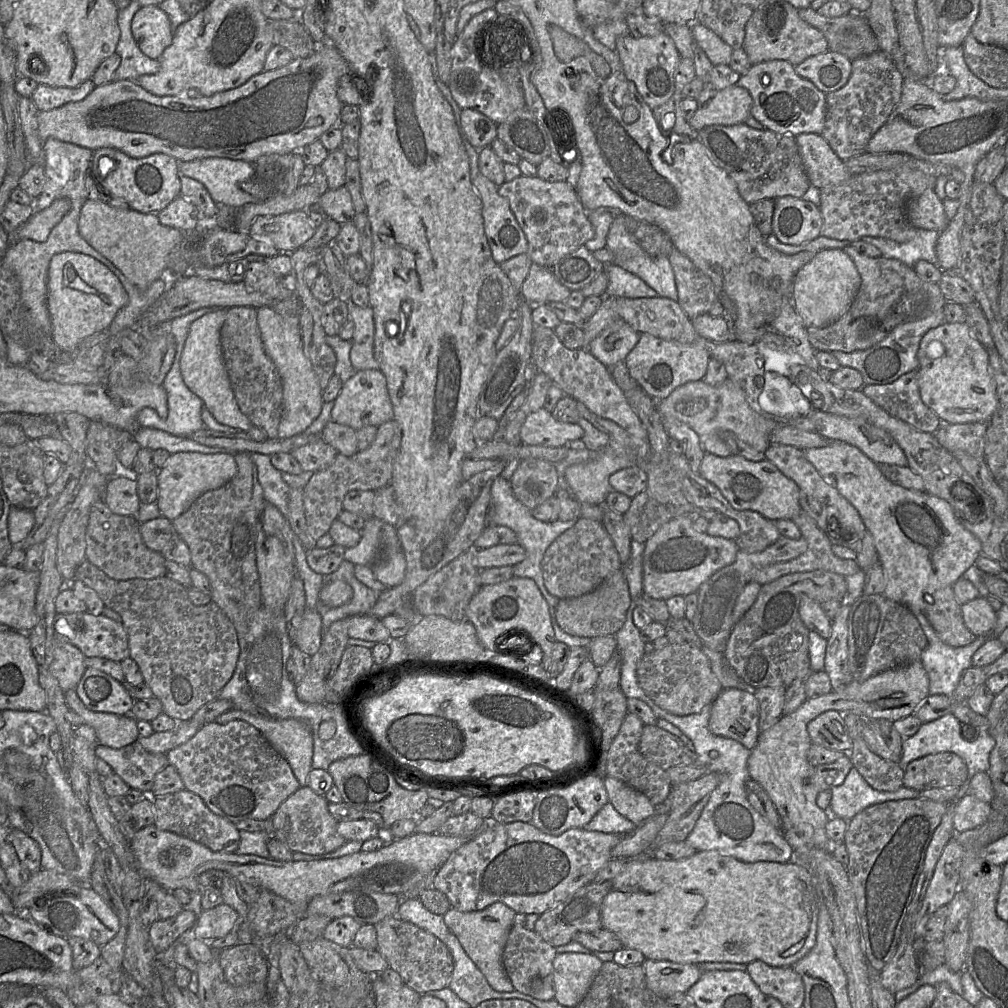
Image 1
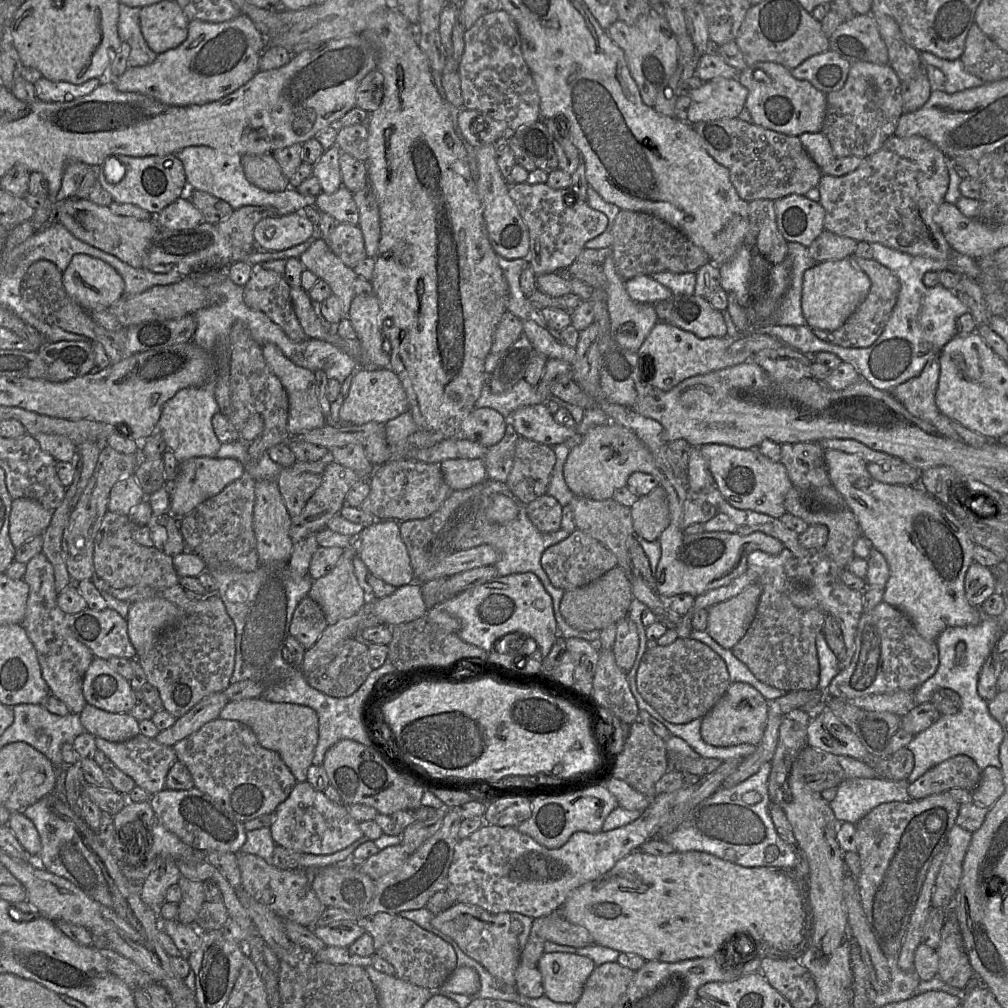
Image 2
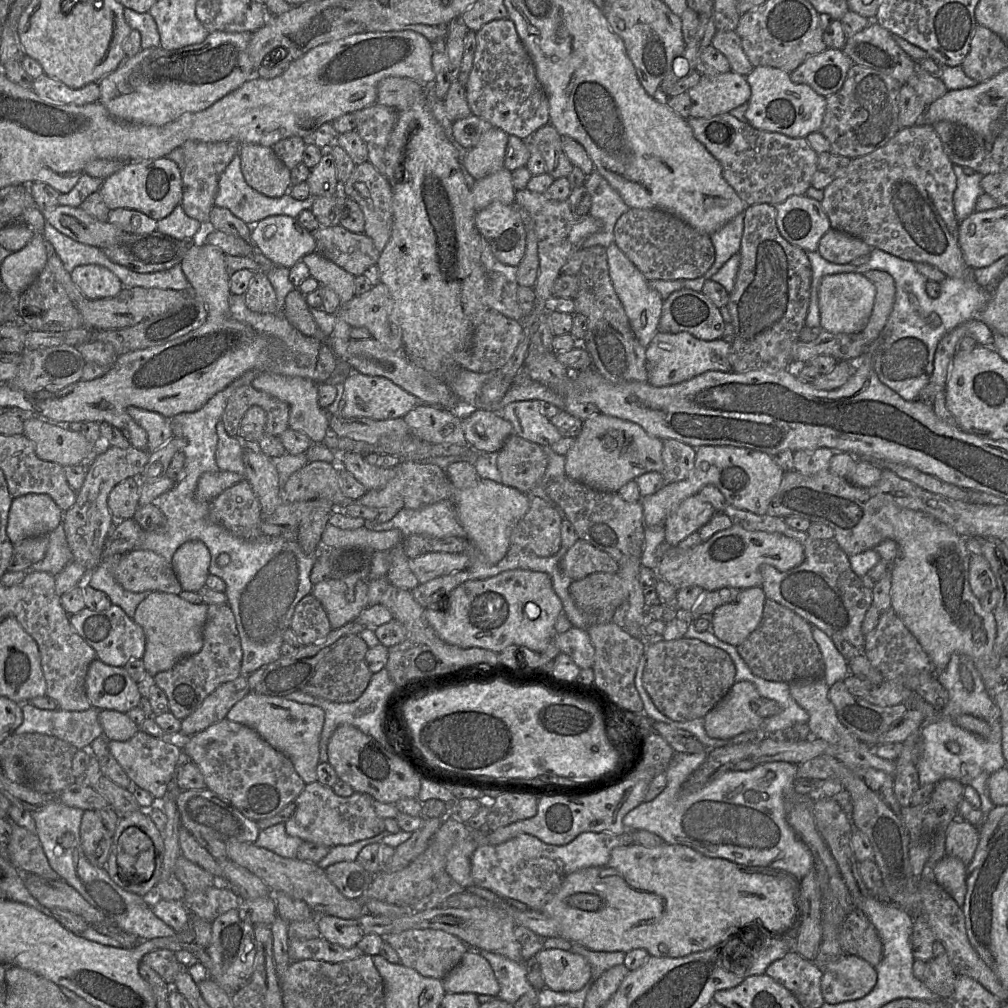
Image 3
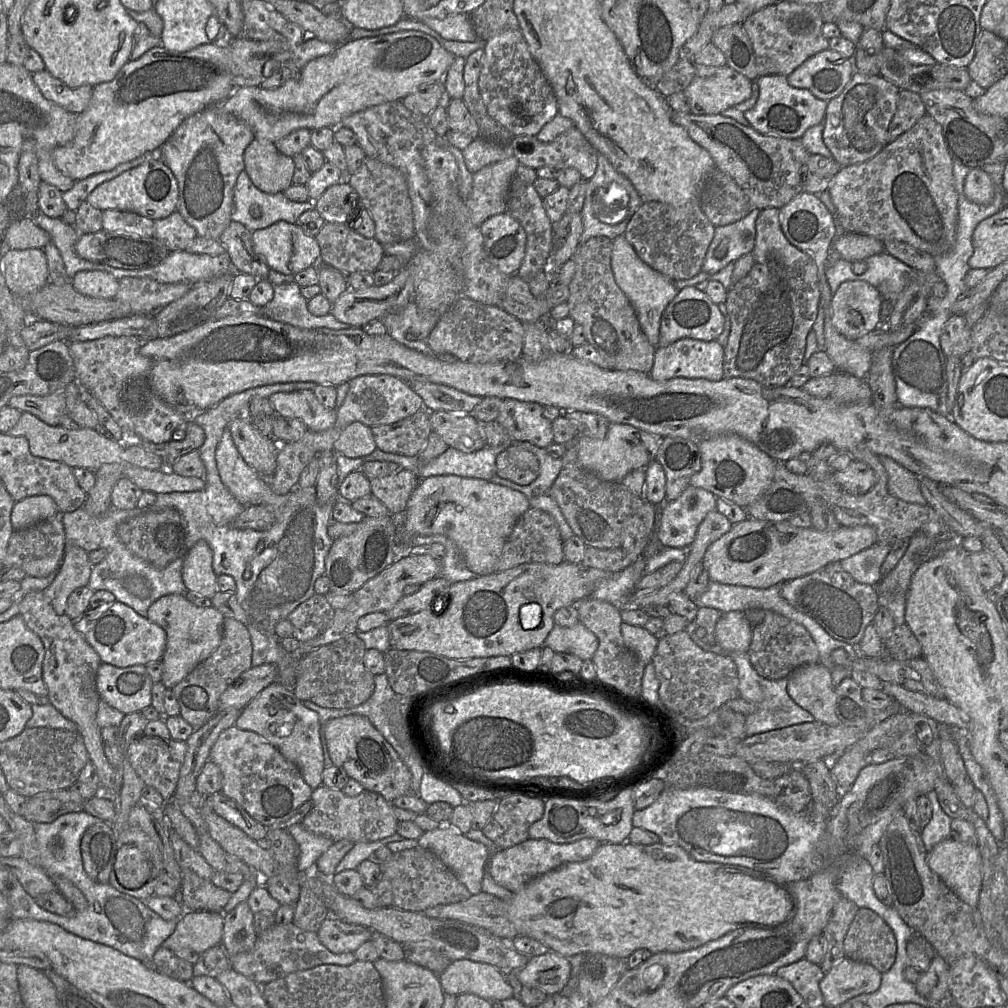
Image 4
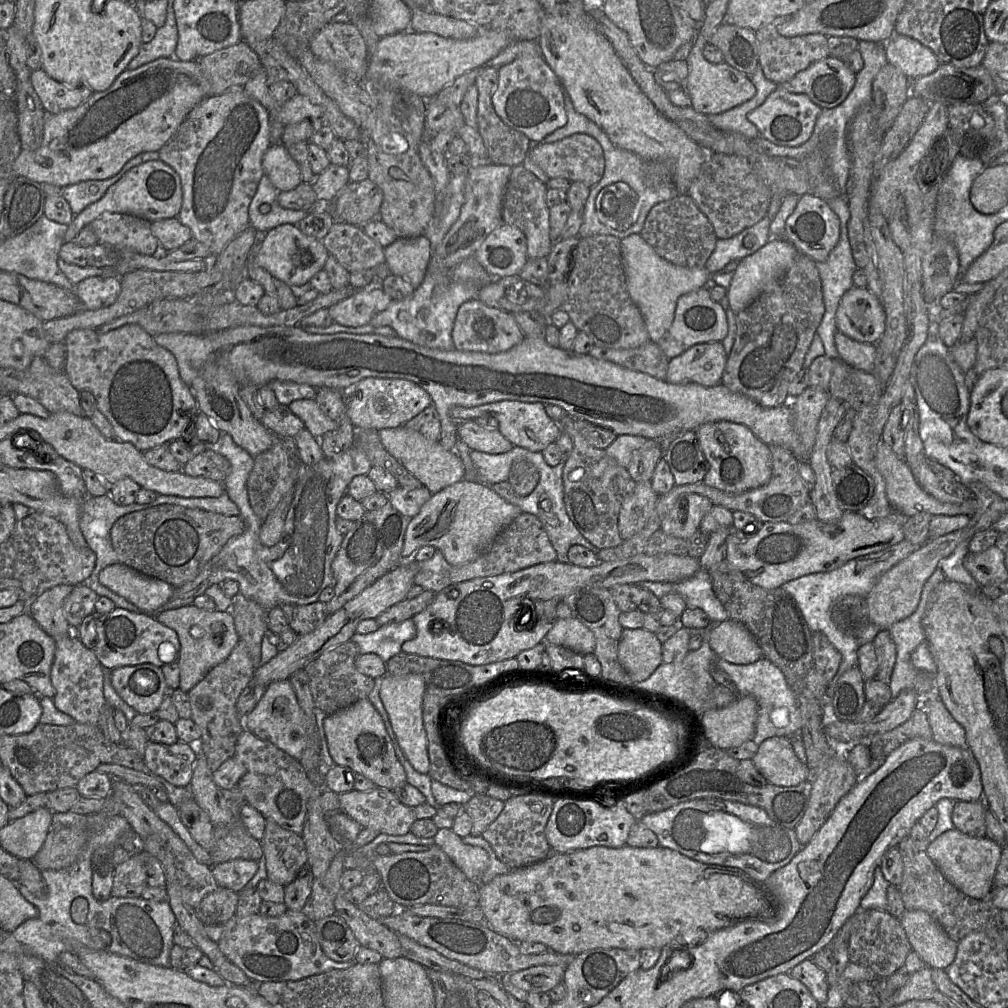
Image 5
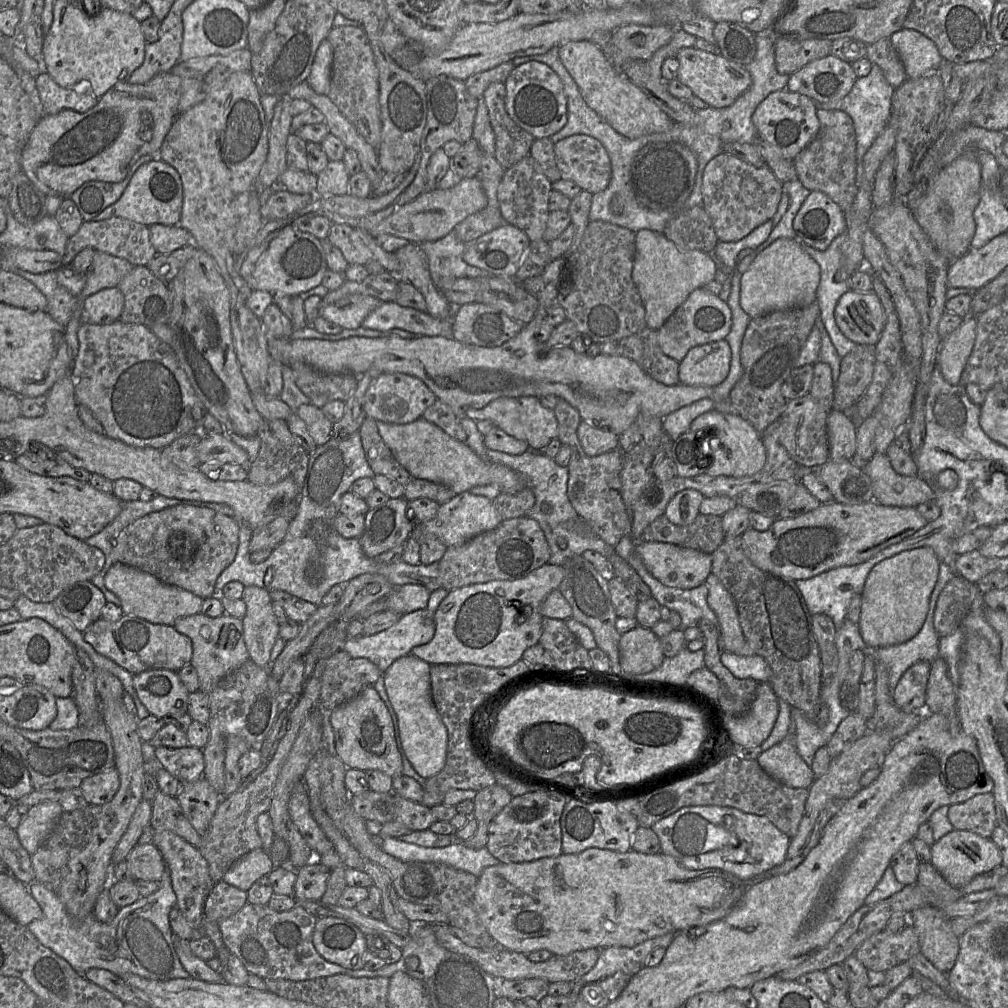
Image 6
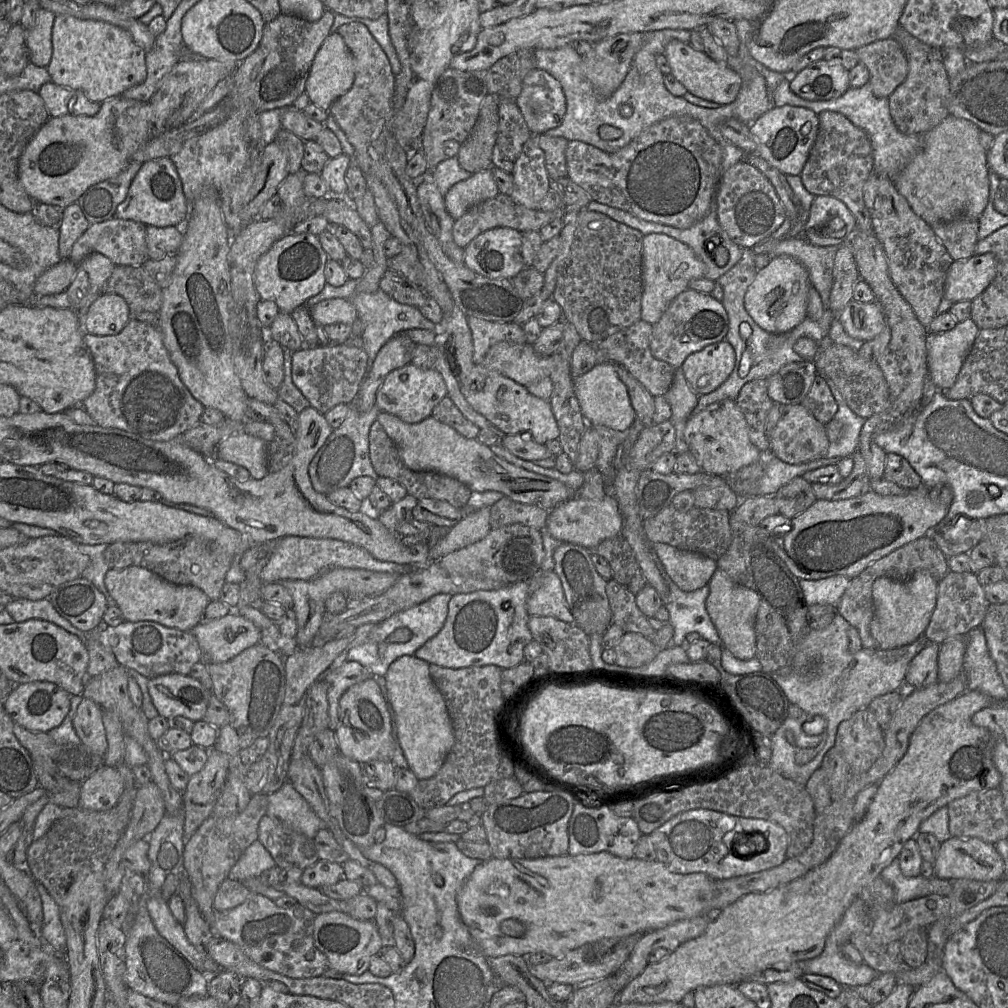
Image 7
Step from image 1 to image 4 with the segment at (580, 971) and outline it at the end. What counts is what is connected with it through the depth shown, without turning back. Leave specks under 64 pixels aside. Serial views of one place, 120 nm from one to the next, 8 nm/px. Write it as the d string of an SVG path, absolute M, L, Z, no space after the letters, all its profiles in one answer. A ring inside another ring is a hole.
M551 950L532 956L518 971L522 985L536 987L547 995L560 993L571 977L571 959Z

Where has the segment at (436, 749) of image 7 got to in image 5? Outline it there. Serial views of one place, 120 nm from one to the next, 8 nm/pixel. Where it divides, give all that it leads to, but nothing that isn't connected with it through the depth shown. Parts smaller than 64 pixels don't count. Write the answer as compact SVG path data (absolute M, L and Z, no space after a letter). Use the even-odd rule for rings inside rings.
M419 674L404 676L384 675L380 698L388 713L398 744L409 763L420 773L428 774L430 768L427 735L423 722L423 695L426 684Z

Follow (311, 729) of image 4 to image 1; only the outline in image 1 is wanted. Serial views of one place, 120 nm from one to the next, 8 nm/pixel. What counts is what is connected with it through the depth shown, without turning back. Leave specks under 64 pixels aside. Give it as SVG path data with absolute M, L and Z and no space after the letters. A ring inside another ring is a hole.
M231 709L215 719L218 723L227 723L233 720L242 720L255 727L270 745L287 760L300 786L307 786L308 775L312 769L313 735L306 723L297 719L274 719L259 716L240 709Z

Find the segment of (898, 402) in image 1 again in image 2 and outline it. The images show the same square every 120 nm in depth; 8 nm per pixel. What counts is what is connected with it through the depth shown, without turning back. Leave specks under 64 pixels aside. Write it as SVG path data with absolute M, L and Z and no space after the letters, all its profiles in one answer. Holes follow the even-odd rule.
M936 354L928 360L918 376L903 382L889 392L910 414L932 423L940 413L935 403L939 375L939 354Z

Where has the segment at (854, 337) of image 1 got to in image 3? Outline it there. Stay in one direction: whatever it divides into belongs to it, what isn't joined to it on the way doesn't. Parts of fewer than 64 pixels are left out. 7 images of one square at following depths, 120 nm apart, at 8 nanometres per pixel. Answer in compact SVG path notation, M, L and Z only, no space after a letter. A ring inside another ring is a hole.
M869 270L863 275L874 284L876 296L869 321L858 335L866 343L872 343L880 336L887 323L893 308L896 287L892 276L885 271Z

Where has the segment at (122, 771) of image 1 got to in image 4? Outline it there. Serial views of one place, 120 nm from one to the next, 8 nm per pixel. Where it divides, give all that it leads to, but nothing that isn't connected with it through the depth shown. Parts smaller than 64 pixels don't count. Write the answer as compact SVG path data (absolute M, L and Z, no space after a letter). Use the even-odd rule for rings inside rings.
M141 734L128 746L126 757L144 783L155 788L165 801L169 801L173 797L186 750L186 741Z

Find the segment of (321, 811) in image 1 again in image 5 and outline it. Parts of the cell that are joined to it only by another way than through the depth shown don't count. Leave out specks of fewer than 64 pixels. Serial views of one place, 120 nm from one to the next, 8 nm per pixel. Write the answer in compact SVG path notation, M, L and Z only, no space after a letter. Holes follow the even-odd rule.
M376 786L367 791L351 790L338 797L341 810L362 828L404 835L417 820L413 808L402 804L393 790L383 787Z

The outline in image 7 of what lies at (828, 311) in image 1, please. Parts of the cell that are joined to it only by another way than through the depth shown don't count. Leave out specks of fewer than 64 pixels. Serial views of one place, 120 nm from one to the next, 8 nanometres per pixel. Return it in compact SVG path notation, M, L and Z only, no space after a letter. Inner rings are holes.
M853 299L837 320L850 337L863 342L874 339L886 326L883 310L876 301L860 302Z

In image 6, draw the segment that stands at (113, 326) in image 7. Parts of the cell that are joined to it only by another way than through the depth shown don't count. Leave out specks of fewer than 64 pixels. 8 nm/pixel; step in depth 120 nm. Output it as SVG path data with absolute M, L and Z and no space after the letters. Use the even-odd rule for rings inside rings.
M116 287L106 288L82 301L84 321L93 324L111 324L119 320L124 308L124 296Z

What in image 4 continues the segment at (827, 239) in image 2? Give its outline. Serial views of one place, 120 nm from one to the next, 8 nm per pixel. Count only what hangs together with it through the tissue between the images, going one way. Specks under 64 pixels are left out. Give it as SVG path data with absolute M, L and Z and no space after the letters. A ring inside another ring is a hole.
M843 232L835 238L831 250L839 259L853 263L882 253L884 244L874 237Z

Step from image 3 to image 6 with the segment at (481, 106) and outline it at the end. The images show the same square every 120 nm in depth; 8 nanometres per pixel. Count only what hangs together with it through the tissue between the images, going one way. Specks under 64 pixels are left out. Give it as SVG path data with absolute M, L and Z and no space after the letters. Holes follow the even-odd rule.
M529 61L516 66L504 82L505 108L512 120L535 139L550 138L567 123L567 98L559 76L547 65Z

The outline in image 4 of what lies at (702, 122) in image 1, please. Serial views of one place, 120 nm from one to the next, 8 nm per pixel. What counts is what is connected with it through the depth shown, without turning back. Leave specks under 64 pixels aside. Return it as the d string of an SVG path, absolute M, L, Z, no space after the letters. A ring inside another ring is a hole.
M728 65L720 67L695 66L695 77L690 85L683 90L683 93L689 100L690 113L694 115L721 114L724 110L738 105L751 97L752 81Z

